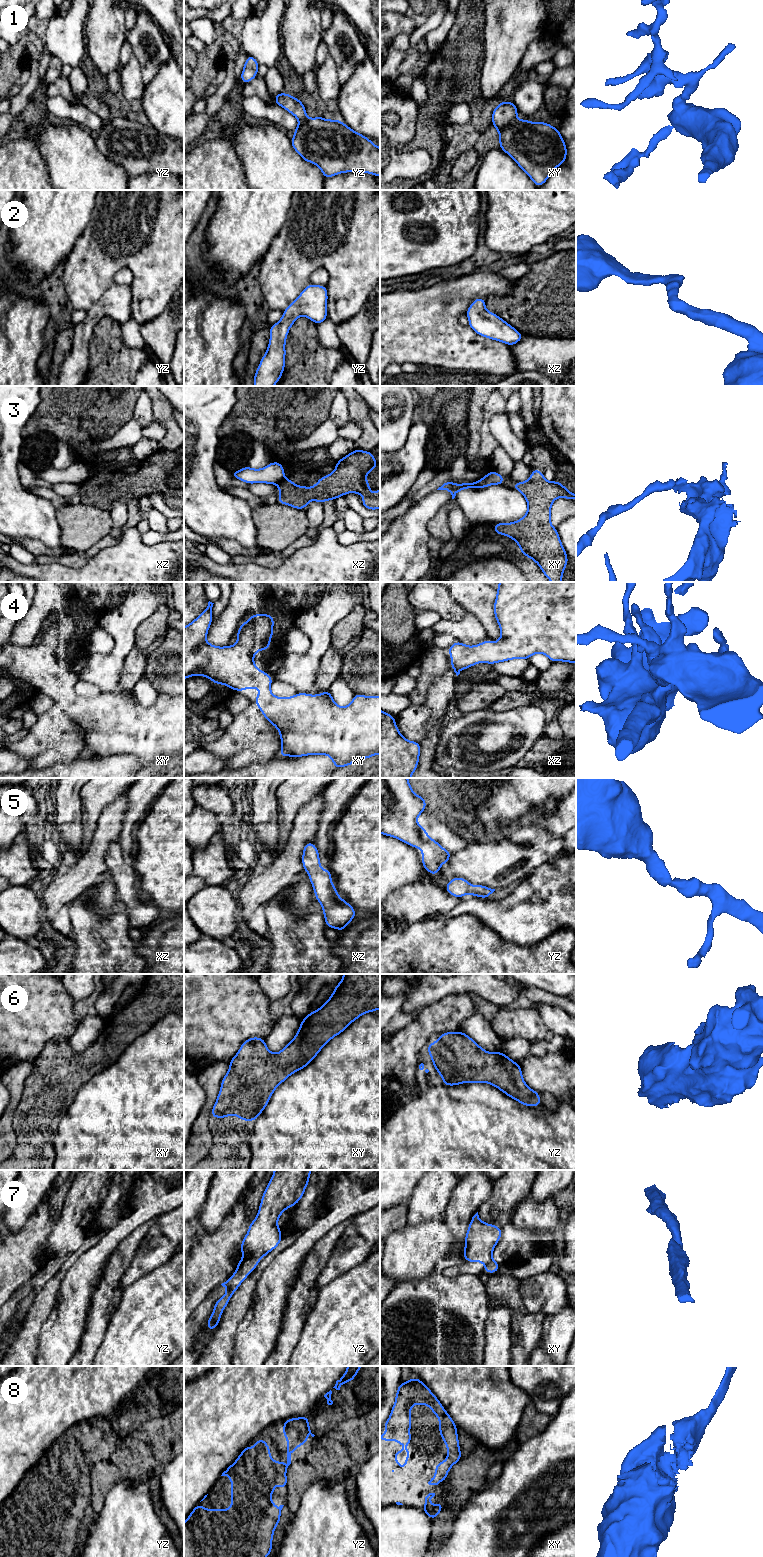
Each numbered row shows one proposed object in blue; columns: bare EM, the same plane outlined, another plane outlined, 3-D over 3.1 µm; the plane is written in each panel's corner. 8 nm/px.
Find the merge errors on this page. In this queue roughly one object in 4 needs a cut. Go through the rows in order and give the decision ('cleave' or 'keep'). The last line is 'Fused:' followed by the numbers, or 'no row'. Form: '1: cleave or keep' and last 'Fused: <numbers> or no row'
1: keep
2: keep
3: cleave
4: keep
5: keep
6: keep
7: keep
8: keep
Fused: 3

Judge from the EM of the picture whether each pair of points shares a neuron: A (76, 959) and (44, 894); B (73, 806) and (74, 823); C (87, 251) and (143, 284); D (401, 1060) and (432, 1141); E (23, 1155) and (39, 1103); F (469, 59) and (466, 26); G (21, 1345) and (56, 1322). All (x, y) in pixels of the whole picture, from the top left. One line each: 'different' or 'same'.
A: different
B: same
C: same
D: different
E: same
F: same
G: different

